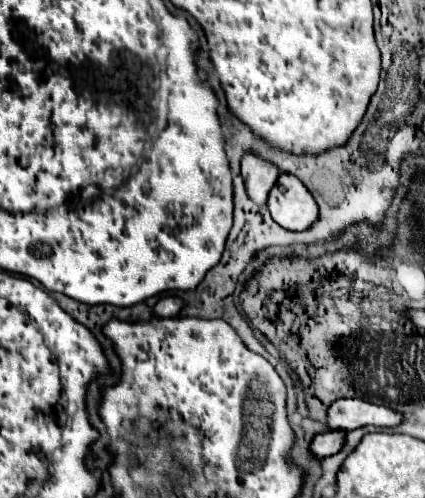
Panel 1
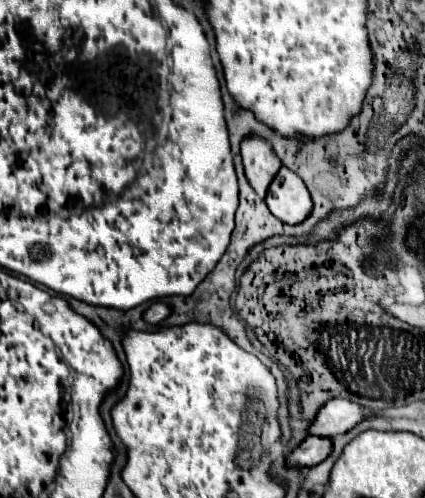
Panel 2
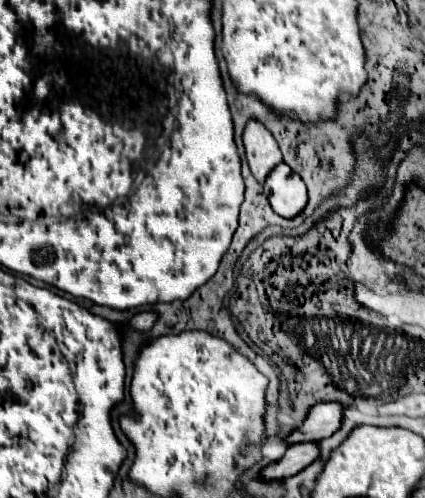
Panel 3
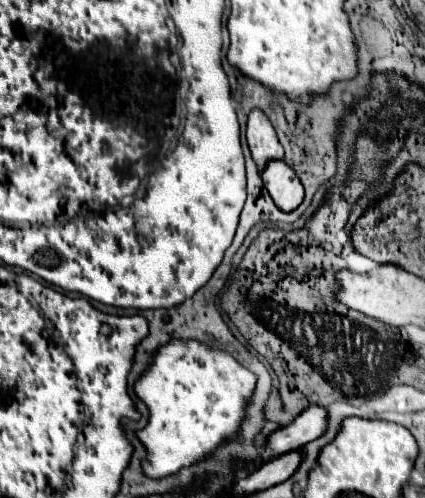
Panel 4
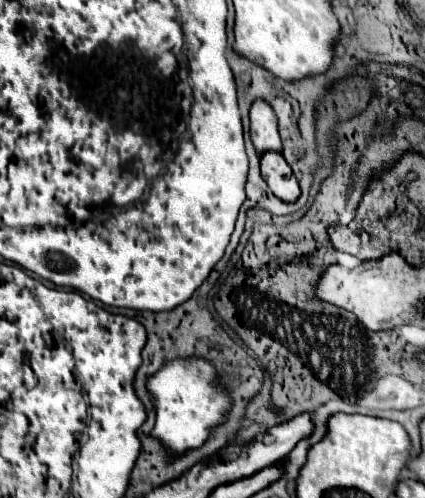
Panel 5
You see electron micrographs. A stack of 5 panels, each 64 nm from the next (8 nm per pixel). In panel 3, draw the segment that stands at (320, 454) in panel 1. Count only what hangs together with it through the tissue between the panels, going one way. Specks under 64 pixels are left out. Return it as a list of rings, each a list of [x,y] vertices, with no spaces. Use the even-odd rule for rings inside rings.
[[[314,442],[294,444],[286,450],[286,454],[278,462],[272,462],[262,470],[262,480],[270,482],[270,480],[284,480],[288,476],[294,476],[304,466],[308,466],[316,456],[318,456],[318,448]]]

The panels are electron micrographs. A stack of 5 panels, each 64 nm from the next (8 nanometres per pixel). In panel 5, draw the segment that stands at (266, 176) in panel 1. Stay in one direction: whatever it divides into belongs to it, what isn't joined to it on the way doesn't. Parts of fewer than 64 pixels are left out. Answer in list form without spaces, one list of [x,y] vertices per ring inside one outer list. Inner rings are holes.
[[[256,100],[250,108],[250,138],[258,154],[266,150],[282,152],[278,134],[278,118],[266,100]]]

